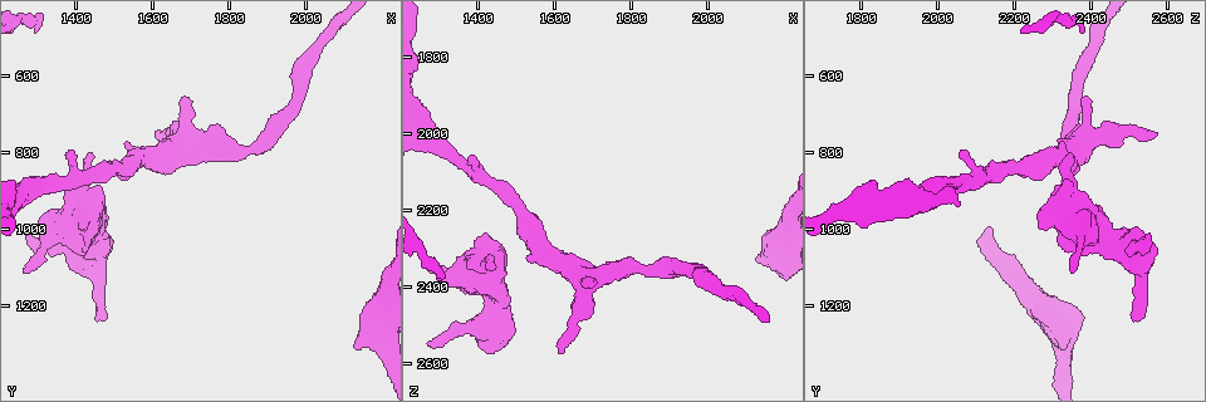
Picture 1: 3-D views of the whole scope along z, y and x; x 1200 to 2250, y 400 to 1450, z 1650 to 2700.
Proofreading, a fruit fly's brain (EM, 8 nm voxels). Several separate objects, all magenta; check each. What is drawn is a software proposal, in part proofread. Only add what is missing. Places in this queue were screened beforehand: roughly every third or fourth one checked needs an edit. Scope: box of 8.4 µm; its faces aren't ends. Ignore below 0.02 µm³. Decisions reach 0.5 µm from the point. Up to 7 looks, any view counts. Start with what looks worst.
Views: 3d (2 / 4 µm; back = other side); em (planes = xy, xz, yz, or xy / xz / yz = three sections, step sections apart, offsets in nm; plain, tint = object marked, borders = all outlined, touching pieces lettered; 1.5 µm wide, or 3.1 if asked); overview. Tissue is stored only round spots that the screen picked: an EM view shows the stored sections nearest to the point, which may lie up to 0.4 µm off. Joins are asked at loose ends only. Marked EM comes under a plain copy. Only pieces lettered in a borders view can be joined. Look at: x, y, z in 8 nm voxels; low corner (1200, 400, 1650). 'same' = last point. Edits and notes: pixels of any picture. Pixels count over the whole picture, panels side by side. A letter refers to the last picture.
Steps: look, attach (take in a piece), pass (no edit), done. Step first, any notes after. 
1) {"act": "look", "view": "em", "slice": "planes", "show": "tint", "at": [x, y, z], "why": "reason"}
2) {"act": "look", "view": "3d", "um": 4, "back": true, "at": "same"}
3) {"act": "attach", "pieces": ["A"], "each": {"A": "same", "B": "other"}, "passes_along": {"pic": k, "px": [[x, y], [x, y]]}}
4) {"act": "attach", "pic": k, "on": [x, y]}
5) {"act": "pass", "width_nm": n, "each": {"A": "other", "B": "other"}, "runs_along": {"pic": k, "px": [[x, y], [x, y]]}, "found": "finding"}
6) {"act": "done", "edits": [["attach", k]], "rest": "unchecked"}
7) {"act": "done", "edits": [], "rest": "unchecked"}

{"act": "look", "view": "em", "slice": "xy", "step": 8, "show": "tint", "at": [2140, 1320, 2320], "why": "stops while still wide"}

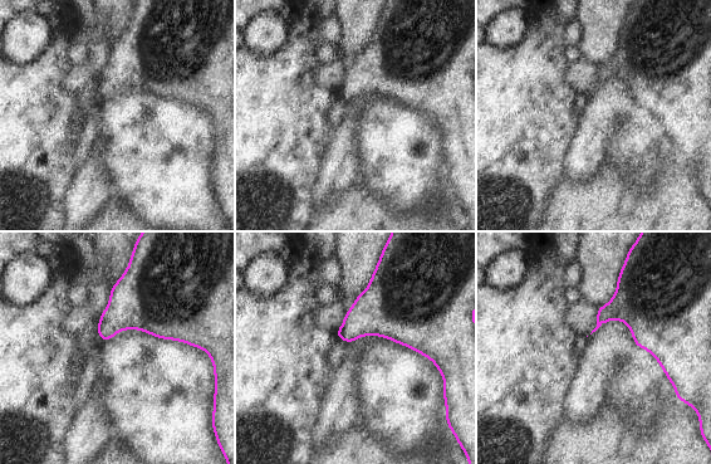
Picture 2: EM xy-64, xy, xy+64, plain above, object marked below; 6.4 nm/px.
{"act": "look", "view": "em", "slice": "planes", "show": "borders", "at": "same"}

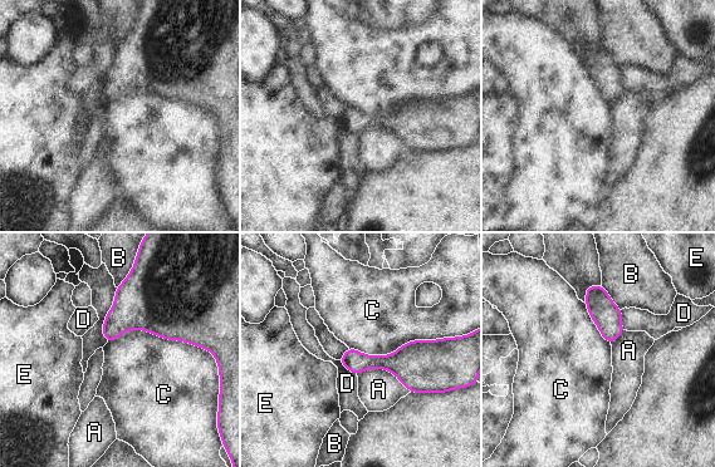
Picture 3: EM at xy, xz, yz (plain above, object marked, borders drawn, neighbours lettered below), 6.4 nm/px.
{"act": "pass", "longest_contact_nm": ["C", 650], "each": {"A": "other", "B": "other", "C": "other", "D": "other", "E": "other"}, "found": "no lettered piece goes on from it"}

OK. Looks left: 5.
{"act": "look", "view": "3d", "um": 4, "at": [1610, 760, 2565], "why": "an open end"}

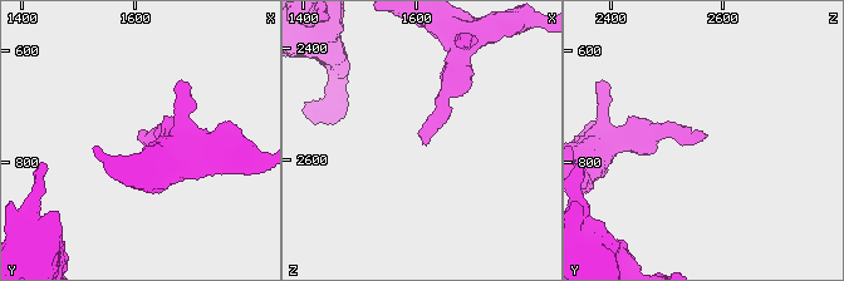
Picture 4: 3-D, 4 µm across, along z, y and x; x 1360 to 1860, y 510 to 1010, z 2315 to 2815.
{"act": "look", "view": "em", "slice": "yz", "step": 8, "show": "borders", "at": [1615, 755, 2570]}

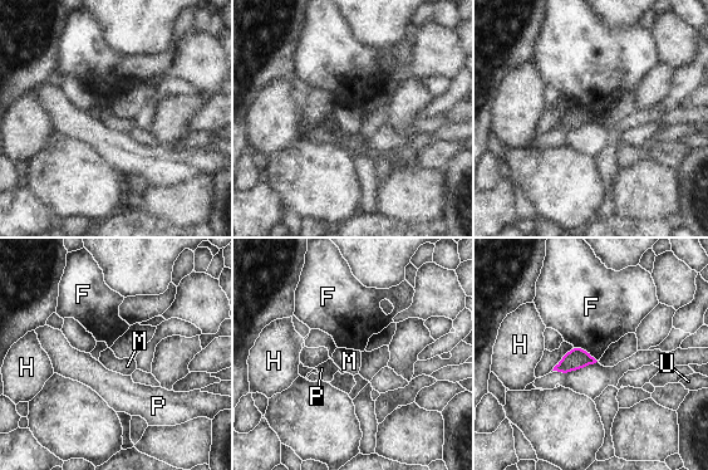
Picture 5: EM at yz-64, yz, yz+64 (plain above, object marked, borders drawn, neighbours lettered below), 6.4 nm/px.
{"act": "pass", "width_nm": 140, "each": {"F": "other", "H": "other", "M": "other", "P": "other", "U": "other"}, "found": "no lettered piece goes on from it"}

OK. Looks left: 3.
{"act": "look", "view": "3d", "um": 2, "at": [1475, 1240, 2505], "why": "branch stops here"}

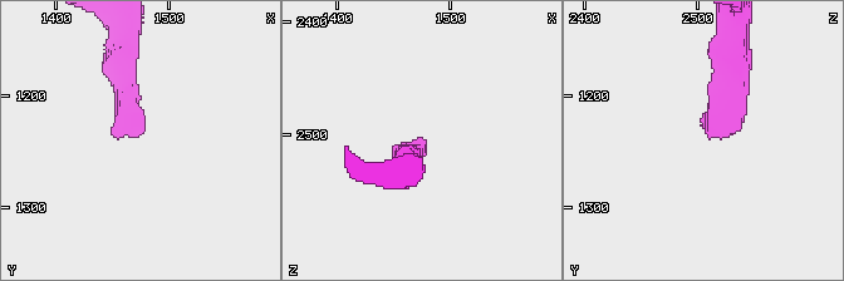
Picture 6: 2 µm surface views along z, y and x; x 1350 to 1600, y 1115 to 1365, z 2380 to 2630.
{"act": "look", "view": "em", "slice": "yz", "step": 4, "show": "borders", "at": [1474, 1238, 2512]}

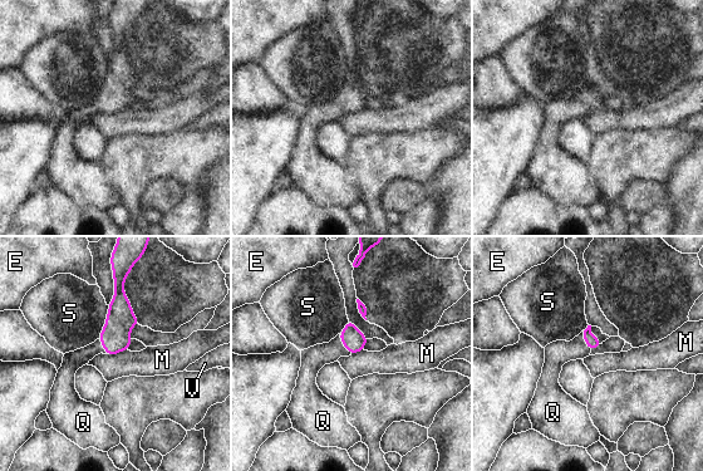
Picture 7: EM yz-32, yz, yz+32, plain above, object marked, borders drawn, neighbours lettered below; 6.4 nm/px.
{"act": "look", "view": "em", "slice": "planes", "show": "borders", "at": "same"}

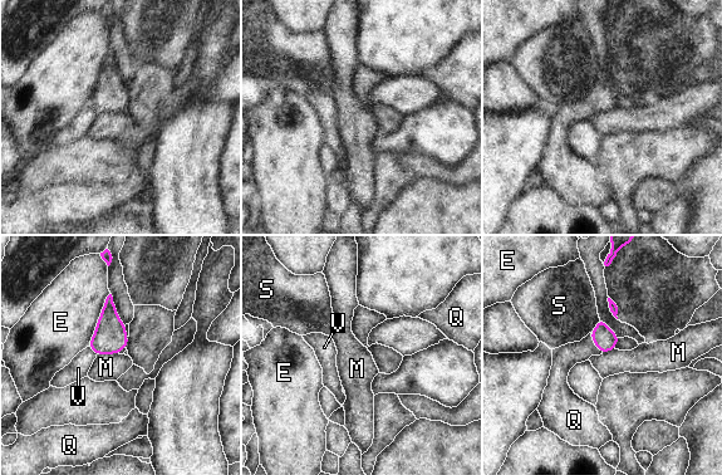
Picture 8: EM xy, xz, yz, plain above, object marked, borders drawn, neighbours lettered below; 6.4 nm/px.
{"act": "attach", "pieces": ["Q"], "each": {"E": "other", "M": "other", "Q": "same", "S": "other", "V": "other"}, "passes_along": {"pic": 8, "px": [[603, 337], [593, 342], [564, 358]]}, "found": "it goes on there"}

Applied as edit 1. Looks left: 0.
{"act": "done", "edits": [["attach", 8]], "rest": "unchecked"}

